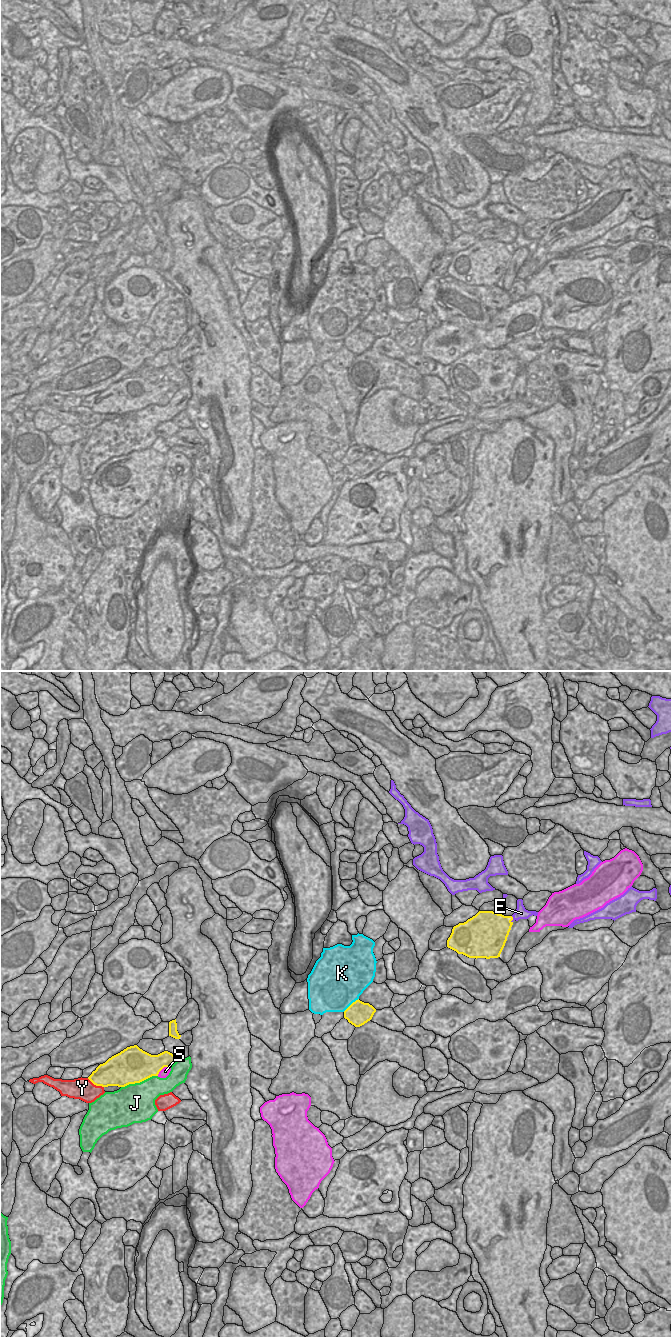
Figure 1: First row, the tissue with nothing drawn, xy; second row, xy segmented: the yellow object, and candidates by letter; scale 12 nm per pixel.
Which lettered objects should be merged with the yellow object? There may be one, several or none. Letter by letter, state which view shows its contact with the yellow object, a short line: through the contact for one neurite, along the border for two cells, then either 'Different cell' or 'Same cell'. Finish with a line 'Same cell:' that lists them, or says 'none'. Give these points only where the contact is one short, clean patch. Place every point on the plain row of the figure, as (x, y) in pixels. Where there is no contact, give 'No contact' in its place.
E: Touches yellow in xy. Different cell
J: Touches yellow in xy. Different cell
K: Touches yellow in xy. Different cell
S: Touches yellow in xy. Different cell
Y: Touches yellow in xy. Different cell
Same cell: none.

